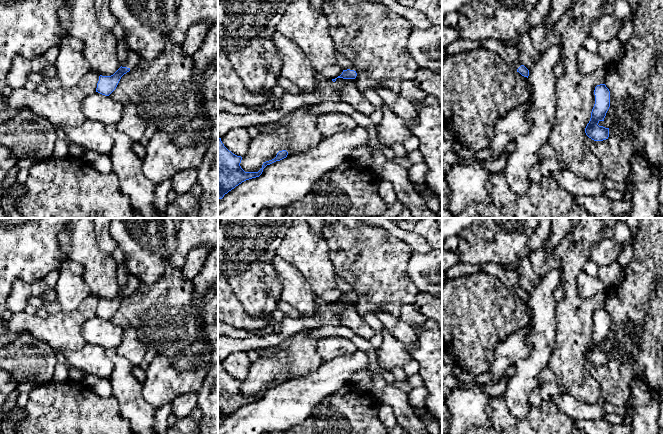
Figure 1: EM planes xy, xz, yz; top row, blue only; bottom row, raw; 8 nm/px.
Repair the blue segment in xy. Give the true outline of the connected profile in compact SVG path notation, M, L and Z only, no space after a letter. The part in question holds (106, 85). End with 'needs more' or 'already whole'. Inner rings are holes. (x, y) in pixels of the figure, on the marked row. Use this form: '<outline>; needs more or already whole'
M129 49L126 62L111 76L99 76L96 92L109 96L117 87L121 77L139 61L140 56Z; needs more

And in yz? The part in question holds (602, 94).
M600 84L595 87L594 95L595 104L590 121L585 128L585 133L594 141L603 141L609 137L609 128L599 126L598 123L604 121L610 107L610 91L605 84Z; already whole

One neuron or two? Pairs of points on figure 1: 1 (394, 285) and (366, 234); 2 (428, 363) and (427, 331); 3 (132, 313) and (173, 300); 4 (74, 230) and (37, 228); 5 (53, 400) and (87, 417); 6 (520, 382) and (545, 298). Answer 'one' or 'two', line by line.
1: one
2: one
3: one
4: two
5: one
6: one

